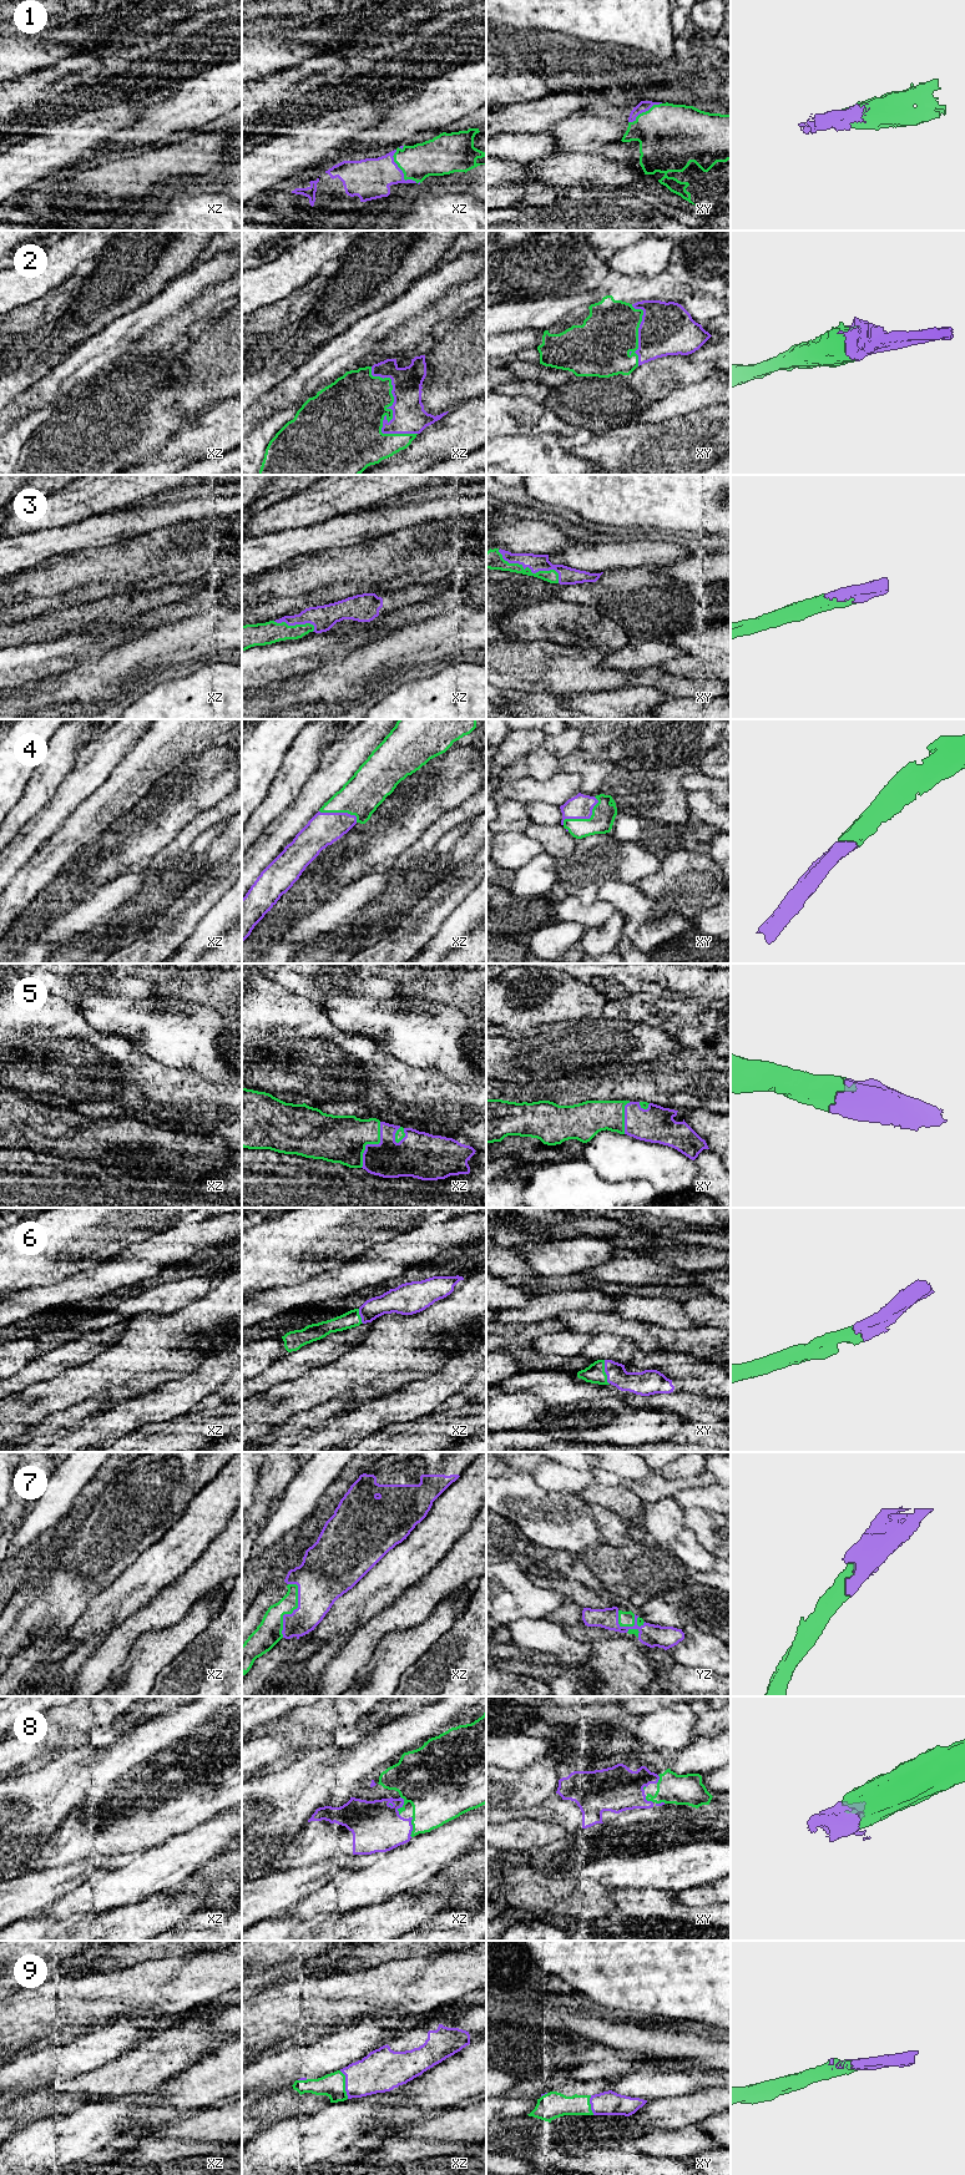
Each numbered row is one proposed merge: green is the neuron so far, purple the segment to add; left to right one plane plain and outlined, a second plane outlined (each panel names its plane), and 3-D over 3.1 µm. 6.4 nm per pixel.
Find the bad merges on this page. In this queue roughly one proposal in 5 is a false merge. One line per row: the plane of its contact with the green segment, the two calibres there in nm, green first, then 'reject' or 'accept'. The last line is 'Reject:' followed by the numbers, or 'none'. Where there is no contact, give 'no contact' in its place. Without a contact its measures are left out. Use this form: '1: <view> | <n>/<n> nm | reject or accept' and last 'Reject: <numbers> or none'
1: xz | 240/260 nm | accept
2: xz | 420/220 nm | accept
3: xy | 120/110 nm | accept
4: xy | 160/160 nm | accept
5: xz | 300/240 nm | accept
6: xy | 130/140 nm | accept
7: yz | 100/150 nm | accept
8: xz | 400/320 nm | accept
9: xz | 160/280 nm | accept
Reject: none

